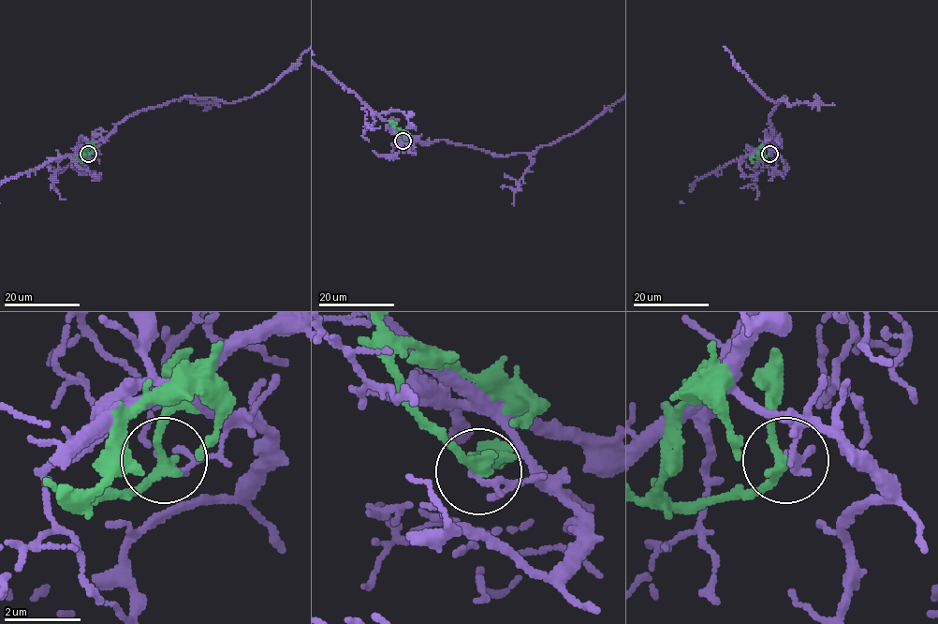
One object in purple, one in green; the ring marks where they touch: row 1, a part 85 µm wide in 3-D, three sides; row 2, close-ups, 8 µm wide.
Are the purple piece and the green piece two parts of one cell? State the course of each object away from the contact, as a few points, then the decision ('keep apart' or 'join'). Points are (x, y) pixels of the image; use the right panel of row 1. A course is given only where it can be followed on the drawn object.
green via (769, 154), (758, 158), (760, 148), (765, 154) | keep apart

